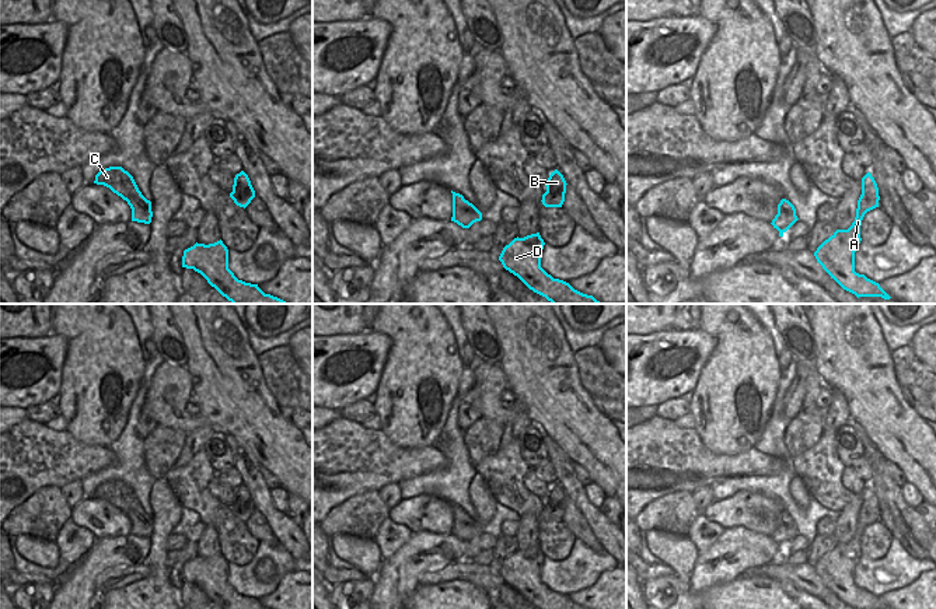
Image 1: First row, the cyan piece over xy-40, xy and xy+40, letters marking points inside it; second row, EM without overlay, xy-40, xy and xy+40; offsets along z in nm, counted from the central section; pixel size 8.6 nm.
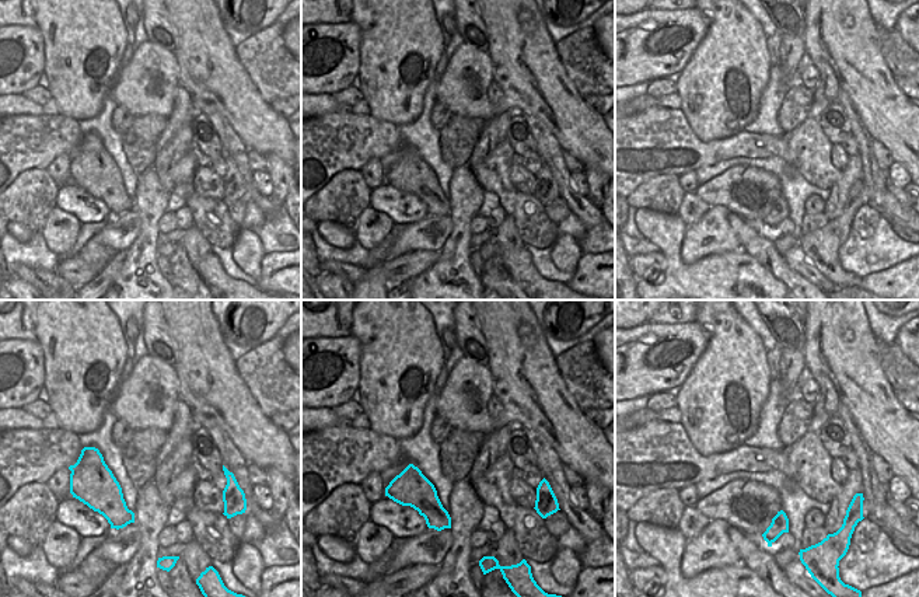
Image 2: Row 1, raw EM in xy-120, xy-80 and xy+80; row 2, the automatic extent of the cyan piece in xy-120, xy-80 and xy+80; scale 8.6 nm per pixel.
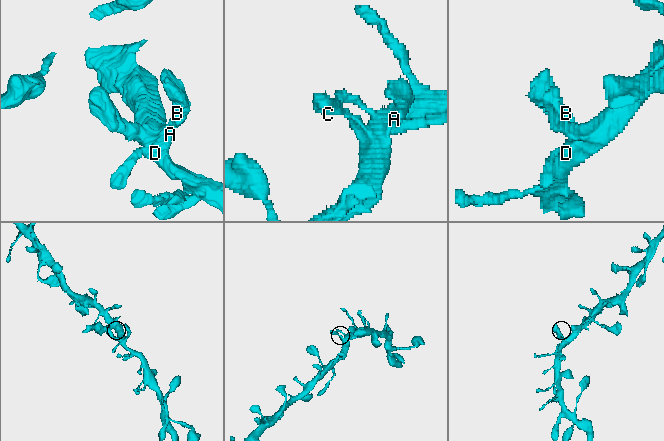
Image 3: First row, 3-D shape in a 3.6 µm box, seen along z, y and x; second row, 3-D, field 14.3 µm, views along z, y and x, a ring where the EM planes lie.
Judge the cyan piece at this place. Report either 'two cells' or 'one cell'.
one cell

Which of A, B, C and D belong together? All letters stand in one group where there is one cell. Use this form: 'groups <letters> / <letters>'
groups A B C D

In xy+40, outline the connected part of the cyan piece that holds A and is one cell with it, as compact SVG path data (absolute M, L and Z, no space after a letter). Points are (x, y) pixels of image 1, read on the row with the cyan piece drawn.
M867 172L862 178L862 195L858 200L856 217L848 230L837 230L814 252L817 262L844 290L859 297L891 297L879 283L855 272L855 252L862 241L860 225L865 214L879 207L879 188Z

